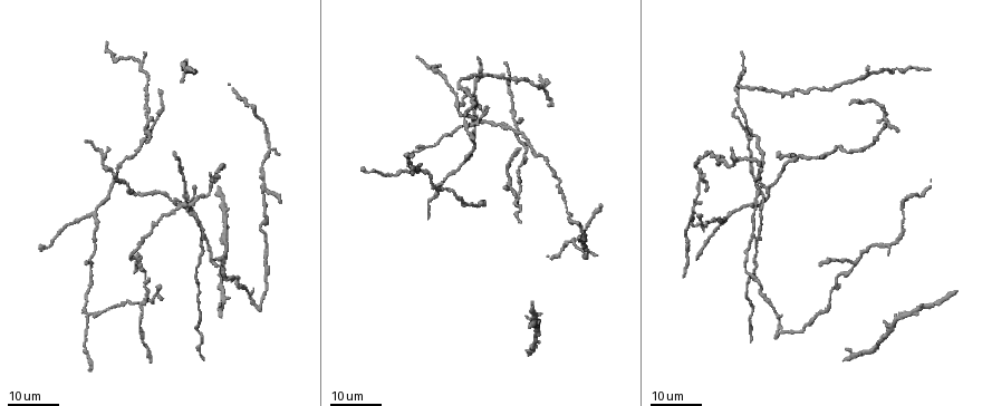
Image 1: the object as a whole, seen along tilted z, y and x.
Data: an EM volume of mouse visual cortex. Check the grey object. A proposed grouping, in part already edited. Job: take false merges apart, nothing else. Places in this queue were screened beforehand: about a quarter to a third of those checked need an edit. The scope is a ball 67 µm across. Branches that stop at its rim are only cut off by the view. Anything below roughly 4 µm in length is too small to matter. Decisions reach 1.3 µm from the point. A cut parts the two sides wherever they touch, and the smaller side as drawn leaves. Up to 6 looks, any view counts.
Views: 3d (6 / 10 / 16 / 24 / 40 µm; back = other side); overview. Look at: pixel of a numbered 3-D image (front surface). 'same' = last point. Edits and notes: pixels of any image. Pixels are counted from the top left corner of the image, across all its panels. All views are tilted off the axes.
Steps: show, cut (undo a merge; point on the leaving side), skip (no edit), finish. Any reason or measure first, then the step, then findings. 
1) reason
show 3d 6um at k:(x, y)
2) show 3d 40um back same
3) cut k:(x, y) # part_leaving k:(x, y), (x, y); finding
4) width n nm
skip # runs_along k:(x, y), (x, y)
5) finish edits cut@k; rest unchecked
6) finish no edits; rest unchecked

looks like a crossing
show 3d 16um at 1:(758, 188)

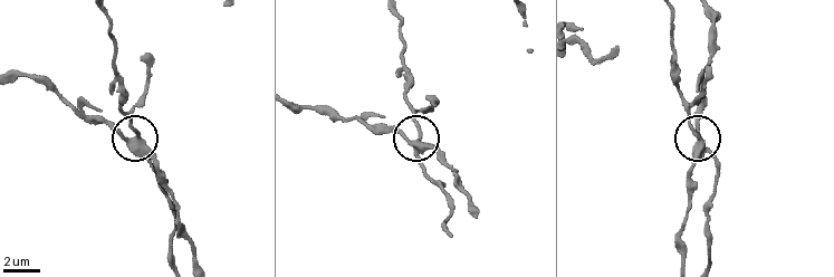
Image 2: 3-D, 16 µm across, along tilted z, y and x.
show 3d 6um at 2:(133, 146)

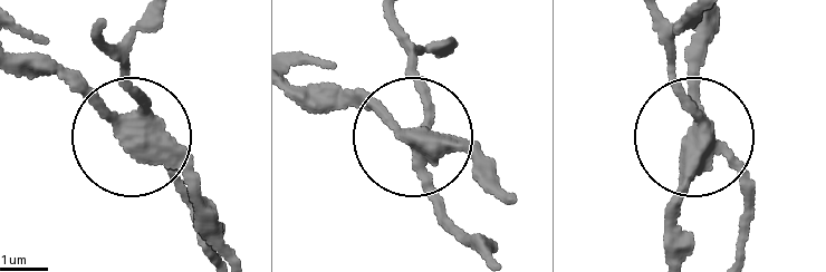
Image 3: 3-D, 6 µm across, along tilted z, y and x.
side_arm 34 um; arms 4
cut 3:(136, 94) # two cells meet here

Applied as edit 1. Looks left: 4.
show overview

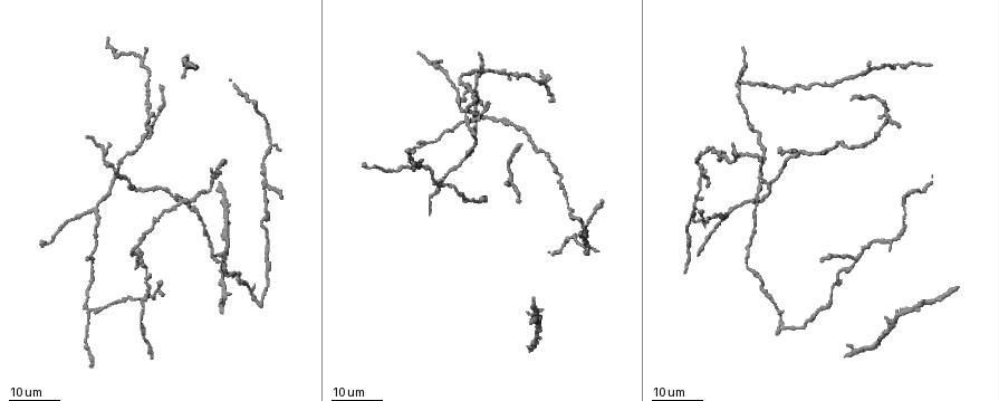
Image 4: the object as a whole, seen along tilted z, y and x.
three-way junction
show 3d 16um at 4:(96, 210)

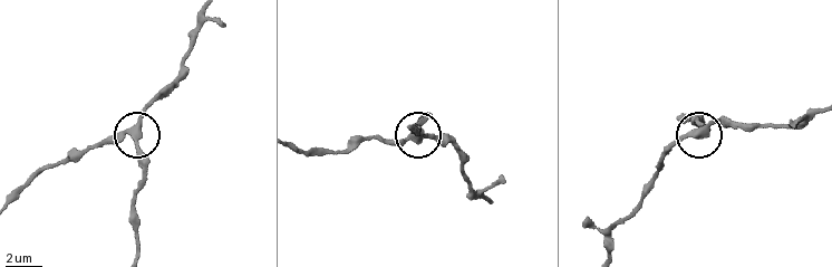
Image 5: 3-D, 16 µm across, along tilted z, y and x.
zoom in
show 3d 10um at 5:(702, 130)

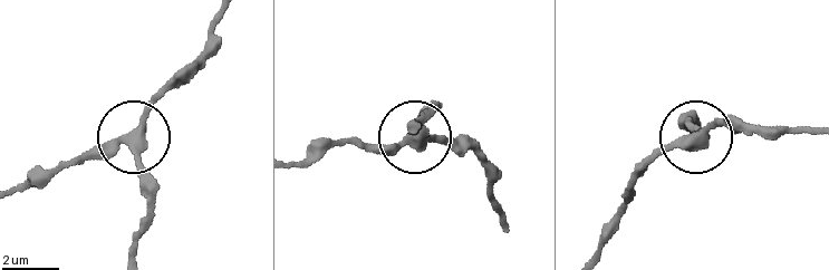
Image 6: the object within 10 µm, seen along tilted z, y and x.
side_arm 14 um; arms 3
skip # all the same cell

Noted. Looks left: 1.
finish edits cut@3; rest unchecked

